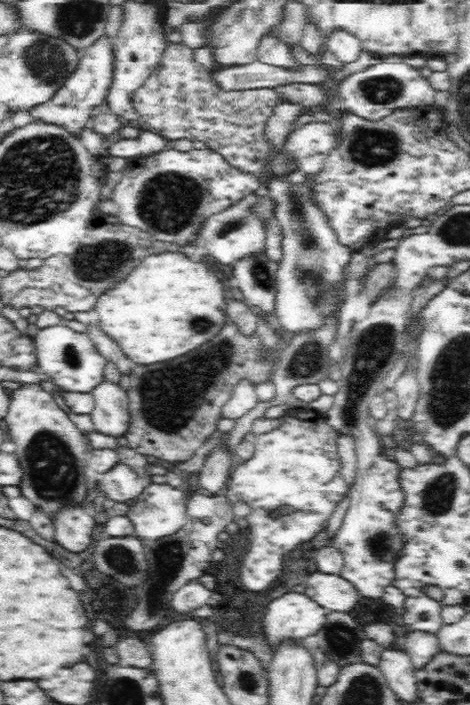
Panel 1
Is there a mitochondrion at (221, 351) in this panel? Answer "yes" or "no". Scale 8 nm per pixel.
yes

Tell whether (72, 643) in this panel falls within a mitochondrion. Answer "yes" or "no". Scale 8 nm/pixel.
no

